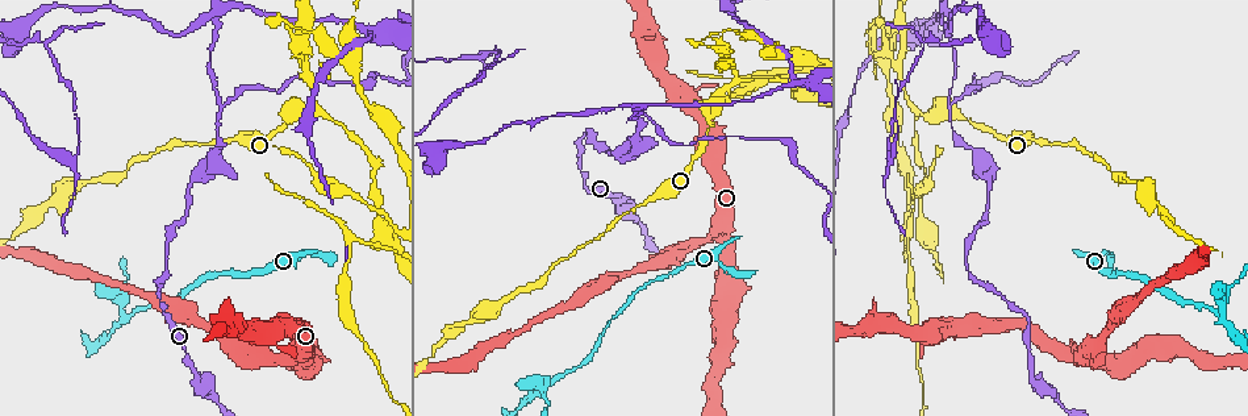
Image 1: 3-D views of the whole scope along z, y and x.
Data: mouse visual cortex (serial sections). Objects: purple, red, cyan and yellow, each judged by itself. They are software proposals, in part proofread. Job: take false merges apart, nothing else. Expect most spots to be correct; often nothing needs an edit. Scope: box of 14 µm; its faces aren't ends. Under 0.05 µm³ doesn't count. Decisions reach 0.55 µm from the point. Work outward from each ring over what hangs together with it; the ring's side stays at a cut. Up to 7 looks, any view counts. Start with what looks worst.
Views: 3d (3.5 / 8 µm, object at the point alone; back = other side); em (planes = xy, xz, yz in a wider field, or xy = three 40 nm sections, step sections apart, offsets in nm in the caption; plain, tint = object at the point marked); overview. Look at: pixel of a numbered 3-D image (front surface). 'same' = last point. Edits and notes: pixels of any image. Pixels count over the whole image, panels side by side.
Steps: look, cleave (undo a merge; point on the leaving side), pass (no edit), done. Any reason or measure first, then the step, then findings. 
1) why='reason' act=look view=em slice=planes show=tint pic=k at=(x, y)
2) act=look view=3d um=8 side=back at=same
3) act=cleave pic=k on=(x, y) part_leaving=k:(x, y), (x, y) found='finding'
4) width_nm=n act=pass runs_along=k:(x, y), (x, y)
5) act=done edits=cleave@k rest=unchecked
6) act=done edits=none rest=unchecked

why='side arm on a straight run' act=look view=3d um=3.5 side=back pic=1 at=(218, 108)

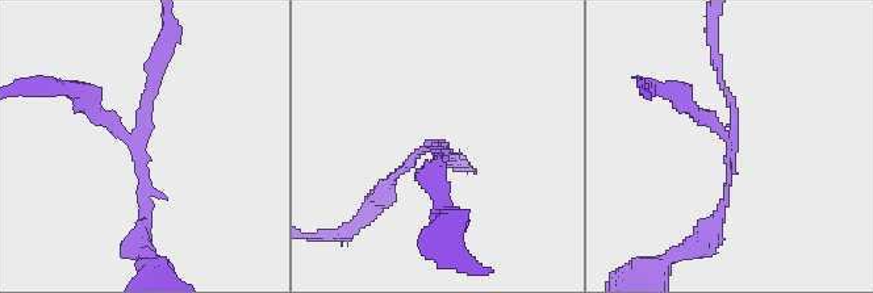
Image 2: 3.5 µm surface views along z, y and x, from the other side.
arms=3 arm_widths_nm=100,150,150 act=look view=em slice=xy step=3 show=plain pic=2 at=(432, 143)

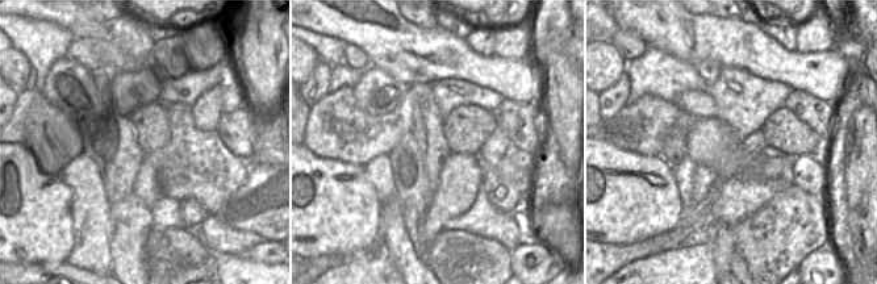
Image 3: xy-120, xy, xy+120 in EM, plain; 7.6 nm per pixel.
act=look view=em slice=xy step=3 show=tint at=same

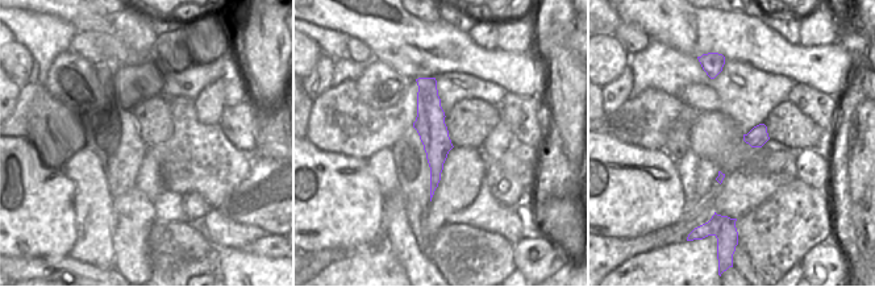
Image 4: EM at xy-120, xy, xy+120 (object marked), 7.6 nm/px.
act=cleave pic=2 on=(392, 178) part_leaving=2:(420, 154), (343, 234) found='two cells meet here'

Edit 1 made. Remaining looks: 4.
why='two arms in line, one across' act=look view=3d um=3.5 pic=1 at=(122, 317)

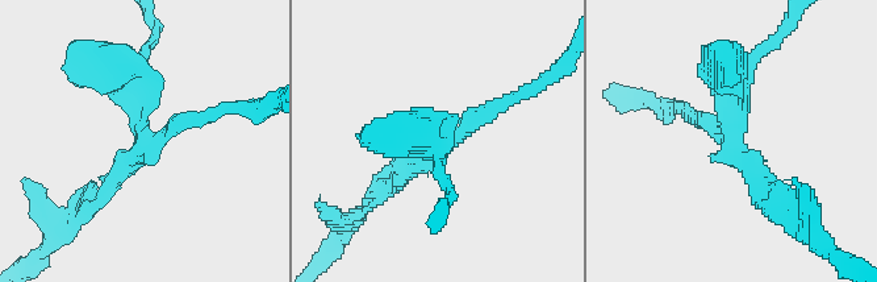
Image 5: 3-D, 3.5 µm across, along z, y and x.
arms=3 arm_widths_nm=200,200,300 act=look view=em slice=planes show=tint pic=5 at=(145, 140)

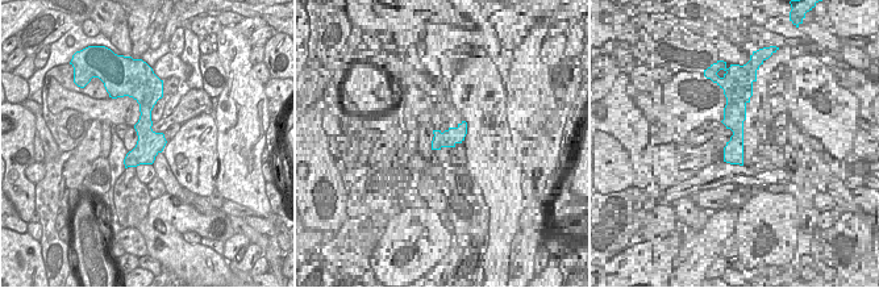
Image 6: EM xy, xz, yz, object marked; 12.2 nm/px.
act=pass found='one cell here'

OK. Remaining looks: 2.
why='thick turns thin' act=look view=3d um=3.5 pic=1 at=(212, 19)

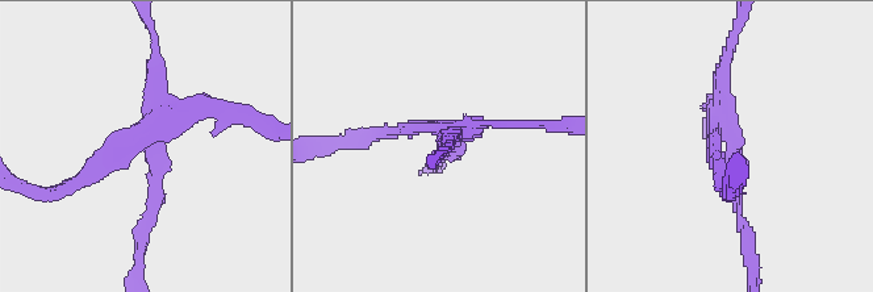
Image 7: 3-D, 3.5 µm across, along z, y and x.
arms=4 arm_widths_nm=150,150,150,200 why='shape alone is not enough' act=look view=em slice=xy step=1 show=tint pic=7 at=(732, 149)

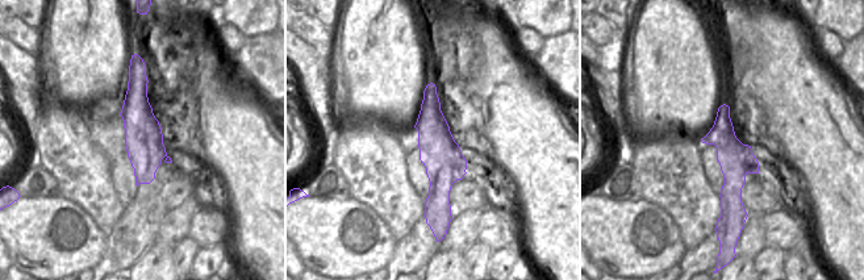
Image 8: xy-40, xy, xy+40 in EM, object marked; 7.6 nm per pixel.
act=cleave pic=7 on=(101, 153) part_leaving=7:(151, 133), (200, 104), (268, 124) found='two cells meet here'

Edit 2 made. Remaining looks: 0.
act=done edits=cleave@2,cleave@7 rest=unchecked

